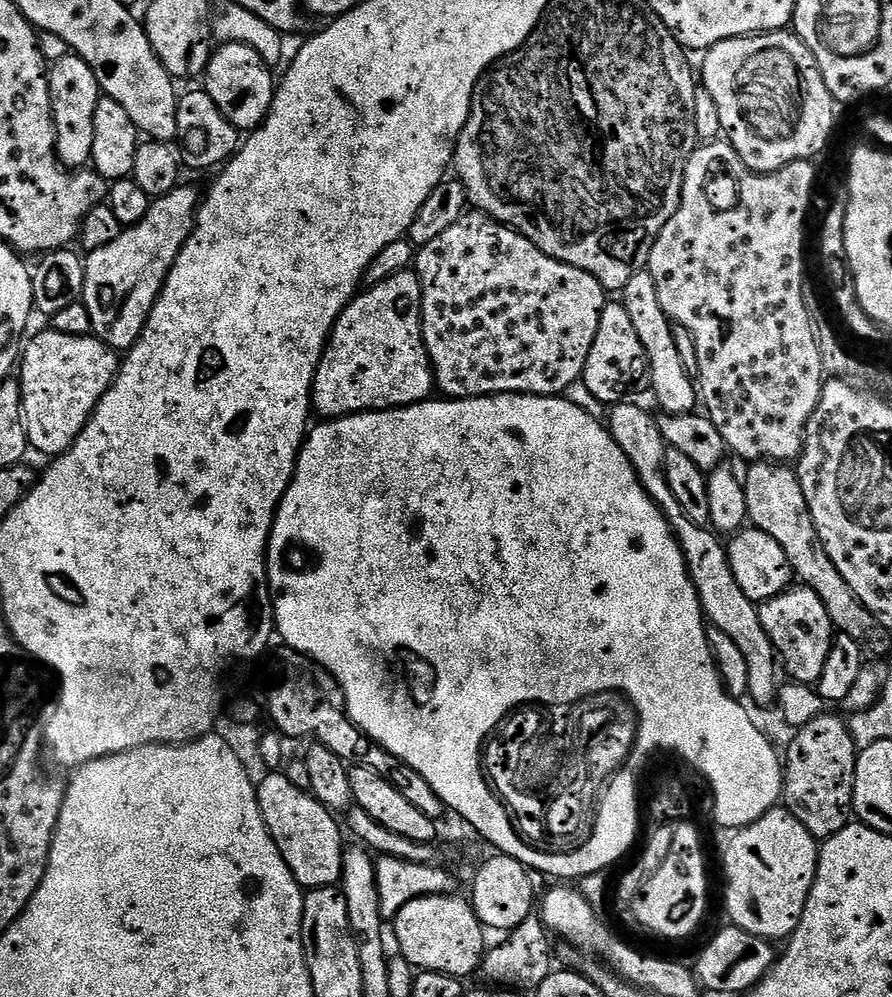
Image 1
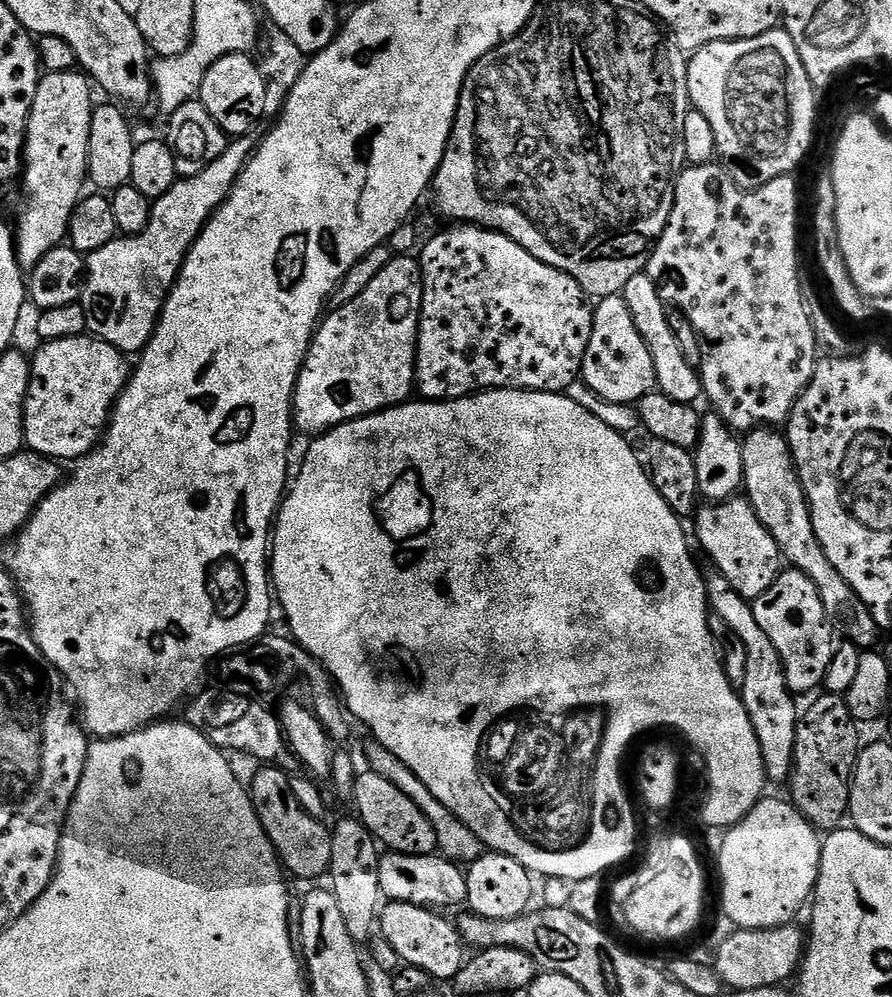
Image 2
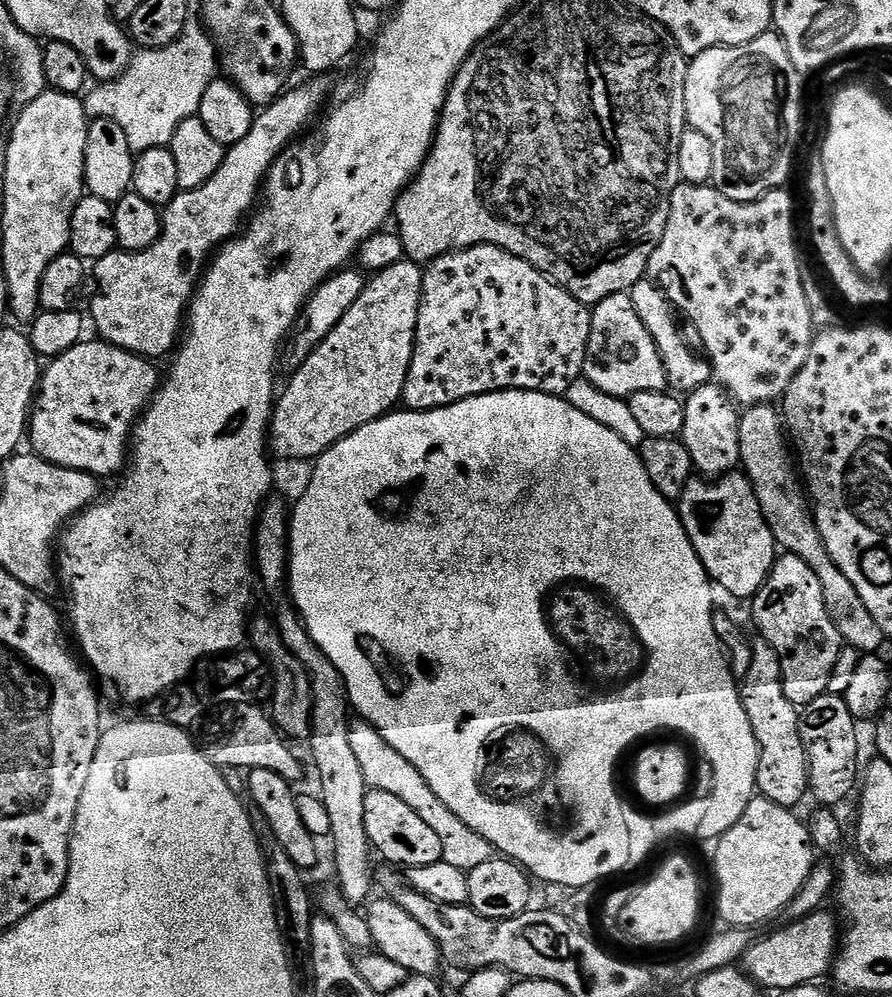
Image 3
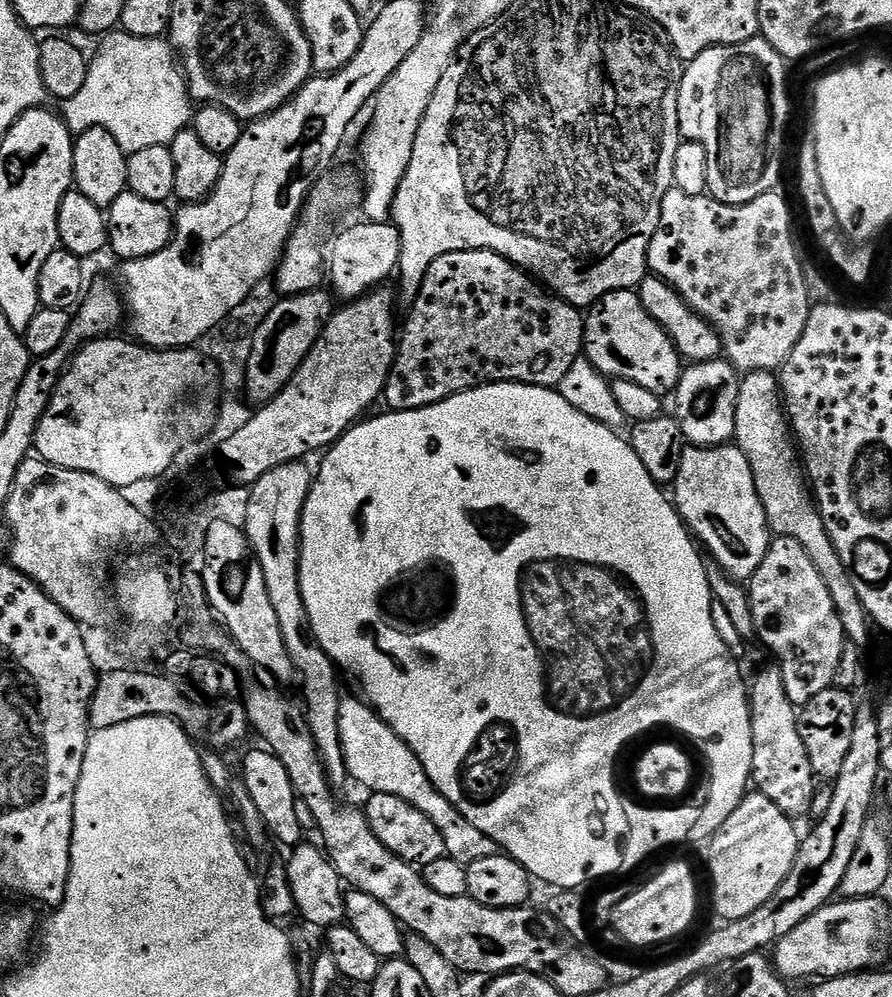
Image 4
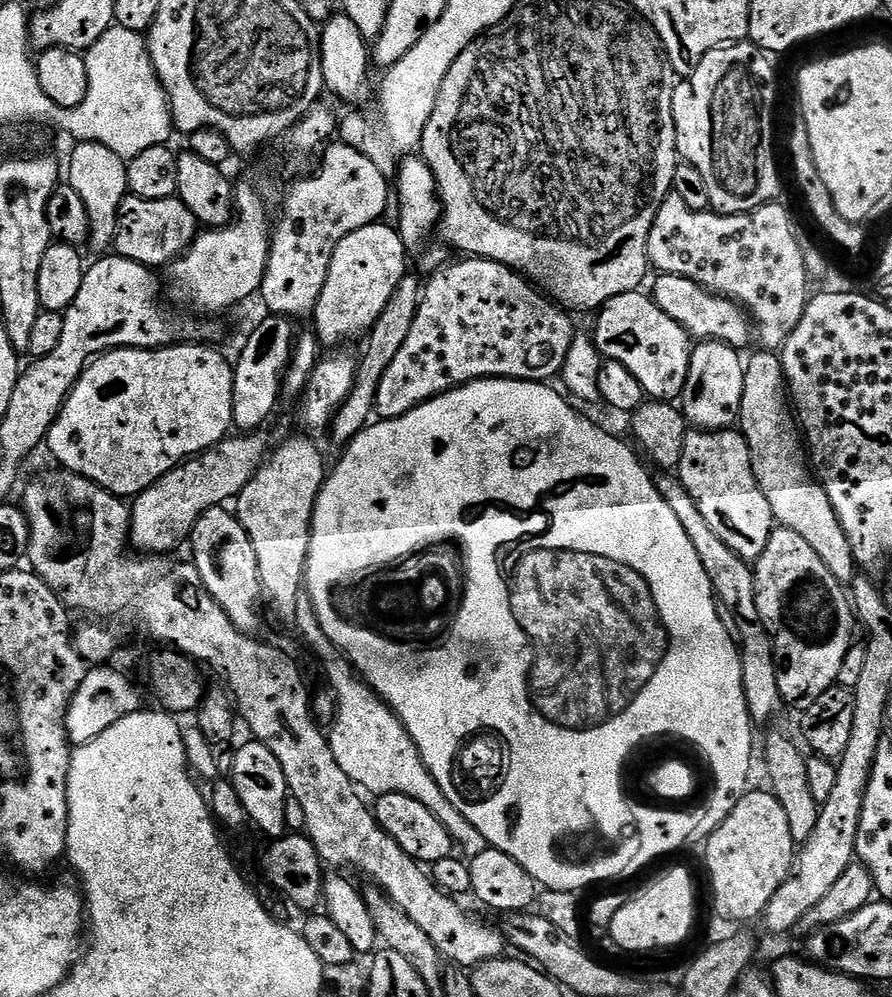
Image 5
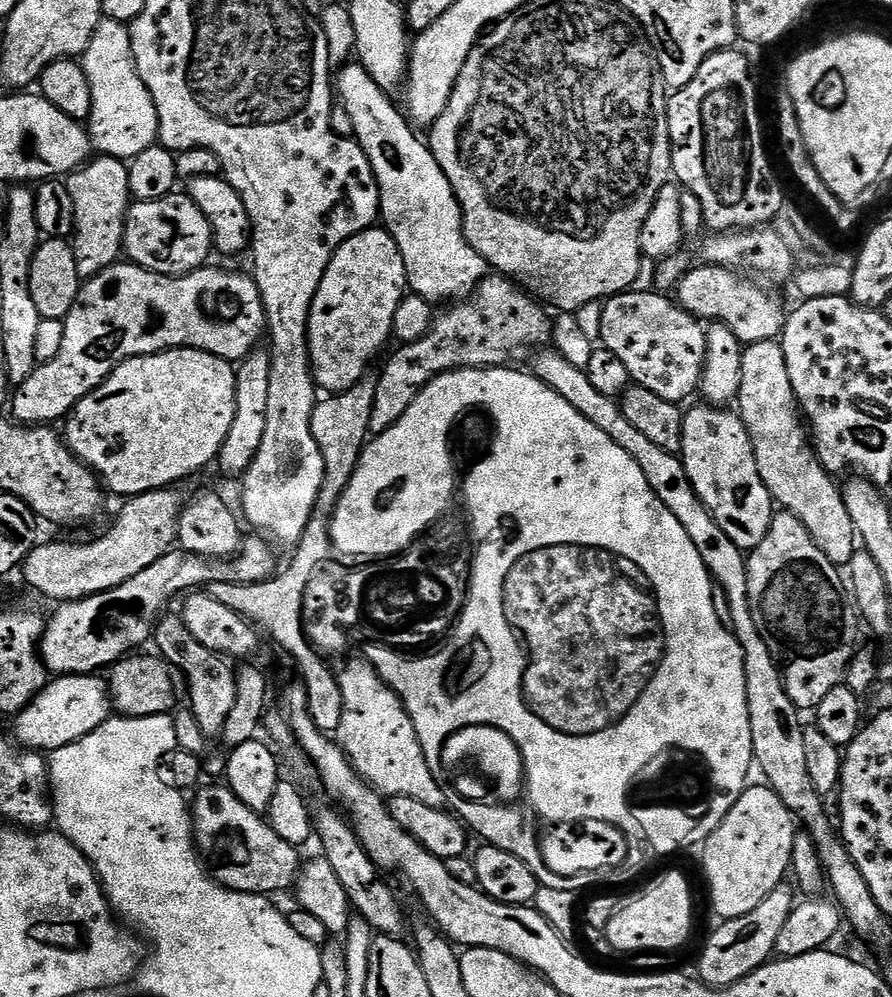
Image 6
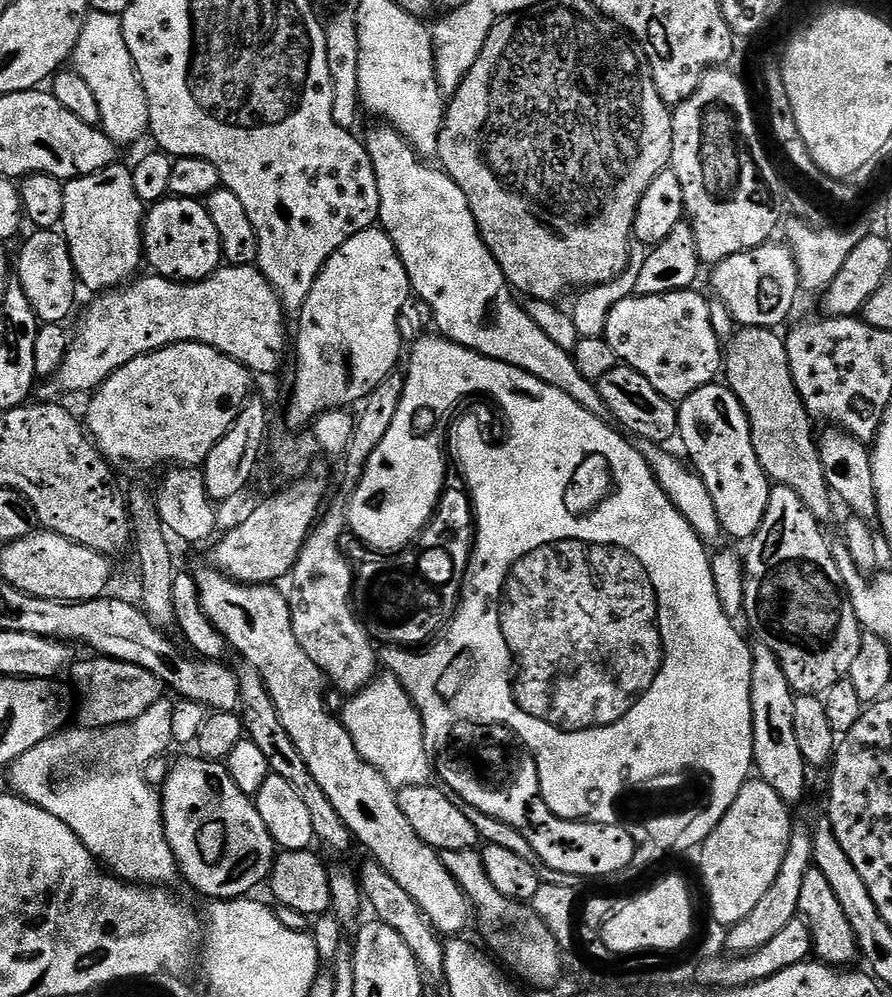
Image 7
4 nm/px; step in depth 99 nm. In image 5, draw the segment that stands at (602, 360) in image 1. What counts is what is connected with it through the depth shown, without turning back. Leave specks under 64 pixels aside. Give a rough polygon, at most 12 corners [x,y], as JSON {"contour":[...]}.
{"contour":[[637,290],[595,317],[596,349],[651,399],[684,392],[694,340]]}

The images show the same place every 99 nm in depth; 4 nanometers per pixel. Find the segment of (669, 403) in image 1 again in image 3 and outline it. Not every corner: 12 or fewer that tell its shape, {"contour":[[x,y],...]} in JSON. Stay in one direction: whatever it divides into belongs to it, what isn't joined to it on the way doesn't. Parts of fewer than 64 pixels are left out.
{"contour":[[645,278],[630,295],[658,346],[668,388],[713,383],[711,362],[684,341],[663,290]]}

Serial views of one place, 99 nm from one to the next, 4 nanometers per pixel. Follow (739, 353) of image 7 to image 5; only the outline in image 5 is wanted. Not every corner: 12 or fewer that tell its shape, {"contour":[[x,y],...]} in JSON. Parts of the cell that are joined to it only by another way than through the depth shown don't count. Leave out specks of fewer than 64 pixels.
{"contour":[[775,351],[747,357],[738,431],[773,521],[858,569],[814,479]]}

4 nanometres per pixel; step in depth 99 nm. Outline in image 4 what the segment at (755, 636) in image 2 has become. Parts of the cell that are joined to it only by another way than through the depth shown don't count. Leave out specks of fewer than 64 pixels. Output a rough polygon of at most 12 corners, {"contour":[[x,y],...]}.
{"contour":[[779,667],[750,680],[752,779],[782,814],[818,787]]}

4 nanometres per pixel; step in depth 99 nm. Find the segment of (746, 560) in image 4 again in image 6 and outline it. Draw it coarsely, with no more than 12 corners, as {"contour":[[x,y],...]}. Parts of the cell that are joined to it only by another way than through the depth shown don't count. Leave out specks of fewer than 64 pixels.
{"contour":[[735,411],[684,412],[686,474],[726,538],[751,550],[774,501]]}

